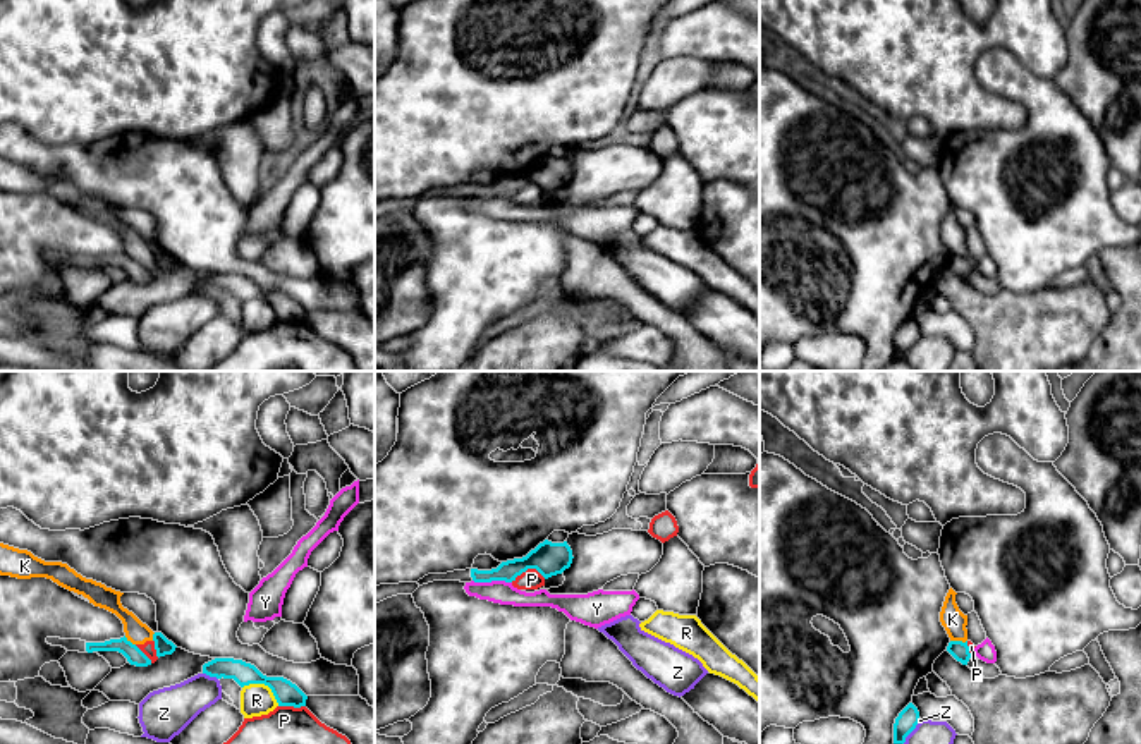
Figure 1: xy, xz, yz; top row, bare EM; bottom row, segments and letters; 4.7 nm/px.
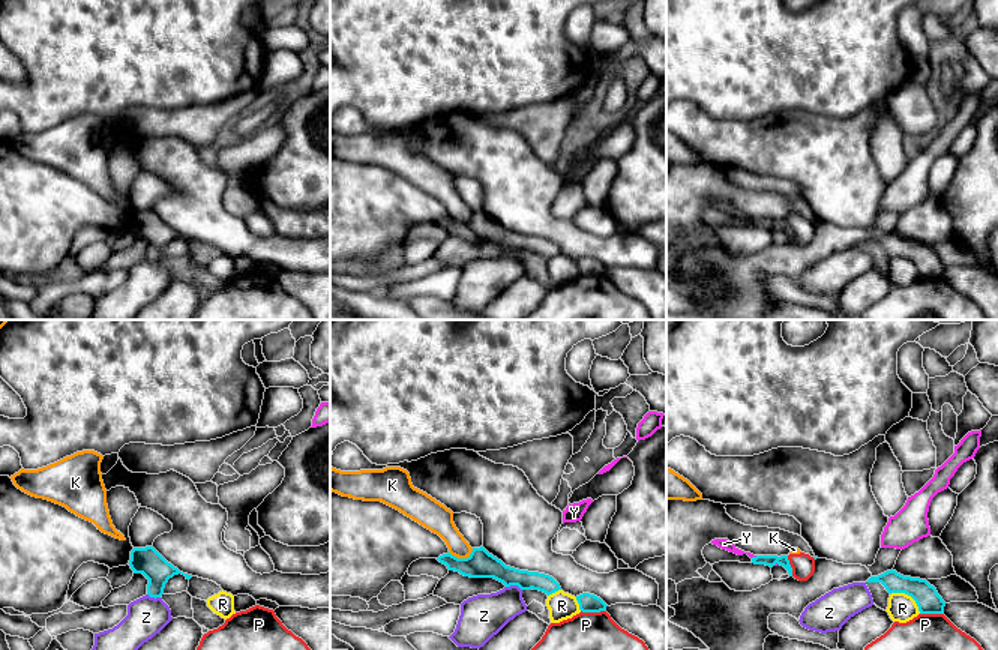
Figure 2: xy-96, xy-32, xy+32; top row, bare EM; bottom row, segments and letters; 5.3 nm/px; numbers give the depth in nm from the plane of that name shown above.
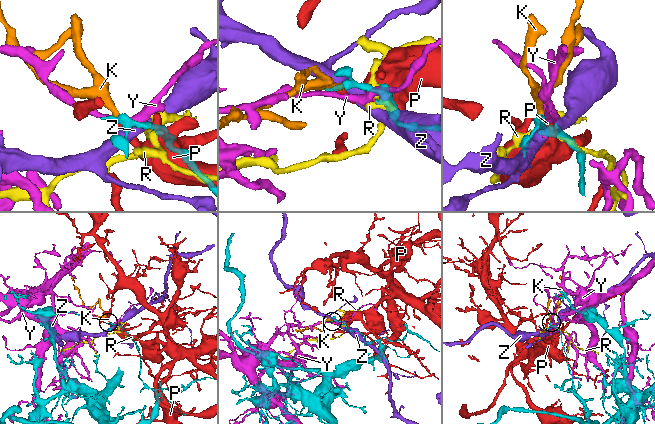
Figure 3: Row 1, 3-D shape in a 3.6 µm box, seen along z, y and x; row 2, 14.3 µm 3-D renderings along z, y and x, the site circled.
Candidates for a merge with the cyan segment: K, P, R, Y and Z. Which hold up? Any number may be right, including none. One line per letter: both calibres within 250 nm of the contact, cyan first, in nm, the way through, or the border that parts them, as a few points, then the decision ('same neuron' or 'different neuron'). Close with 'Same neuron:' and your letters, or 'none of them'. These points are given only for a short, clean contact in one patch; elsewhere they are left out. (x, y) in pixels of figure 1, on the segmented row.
K: 90 nm thick on the cyan side, 110 nm on the other; border along yz (951, 640), (966, 641); different neuron
P: 160 nm thick on the cyan side, 100 nm on the other; different neuron
R: 120 nm thick on the cyan side, 150 nm on the other; different neuron
Y: 110 nm thick on the cyan side, 110 nm on the other; different neuron
Z: 110 nm thick on the cyan side, 220 nm on the other; different neuron
Same neuron: none of them

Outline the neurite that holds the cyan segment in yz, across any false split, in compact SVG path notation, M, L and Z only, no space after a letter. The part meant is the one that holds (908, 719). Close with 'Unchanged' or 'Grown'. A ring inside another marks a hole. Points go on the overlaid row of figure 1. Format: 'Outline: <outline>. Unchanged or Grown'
Outline: M909 703L895 718L894 744L904 744L906 737L916 729L919 720L921 718L918 708L912 703Z. Unchanged

